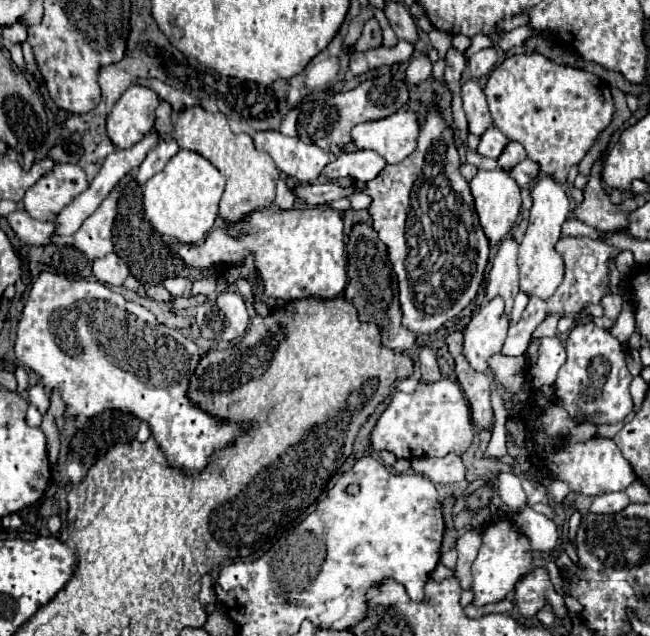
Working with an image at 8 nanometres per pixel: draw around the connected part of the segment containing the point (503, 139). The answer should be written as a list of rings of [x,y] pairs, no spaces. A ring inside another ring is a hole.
[[[489,126],[485,130],[485,134],[481,136],[481,142],[479,142],[479,148],[477,152],[485,158],[499,158],[499,154],[503,152],[505,144],[509,142],[509,138],[495,126]]]

